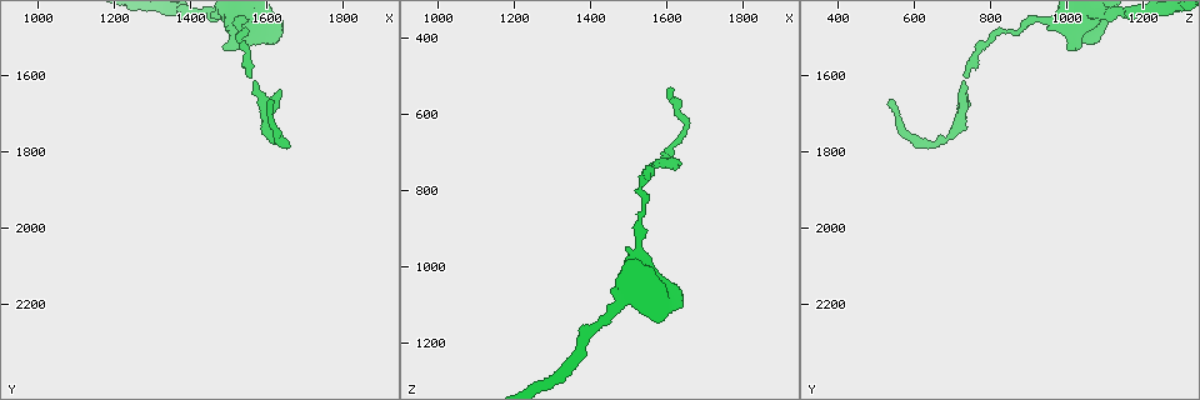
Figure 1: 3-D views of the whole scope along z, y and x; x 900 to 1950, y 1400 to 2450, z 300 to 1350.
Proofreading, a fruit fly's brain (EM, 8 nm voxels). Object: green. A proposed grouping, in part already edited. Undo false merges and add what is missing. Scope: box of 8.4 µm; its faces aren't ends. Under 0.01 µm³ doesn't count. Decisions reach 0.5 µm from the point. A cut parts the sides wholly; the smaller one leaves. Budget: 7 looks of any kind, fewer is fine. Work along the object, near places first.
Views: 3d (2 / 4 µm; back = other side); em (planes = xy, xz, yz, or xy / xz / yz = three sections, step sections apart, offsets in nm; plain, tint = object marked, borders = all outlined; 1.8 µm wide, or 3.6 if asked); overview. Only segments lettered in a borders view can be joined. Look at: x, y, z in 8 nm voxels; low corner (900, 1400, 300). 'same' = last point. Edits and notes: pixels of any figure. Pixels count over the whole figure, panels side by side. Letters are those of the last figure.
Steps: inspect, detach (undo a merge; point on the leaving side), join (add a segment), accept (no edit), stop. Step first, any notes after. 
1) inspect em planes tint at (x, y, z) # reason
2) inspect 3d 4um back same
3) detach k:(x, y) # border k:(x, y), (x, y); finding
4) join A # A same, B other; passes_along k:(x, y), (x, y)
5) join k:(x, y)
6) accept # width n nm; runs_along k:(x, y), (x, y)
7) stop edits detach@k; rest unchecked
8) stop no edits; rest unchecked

inspect em yz step 4 tint at (1565, 1615, 730) # an open end

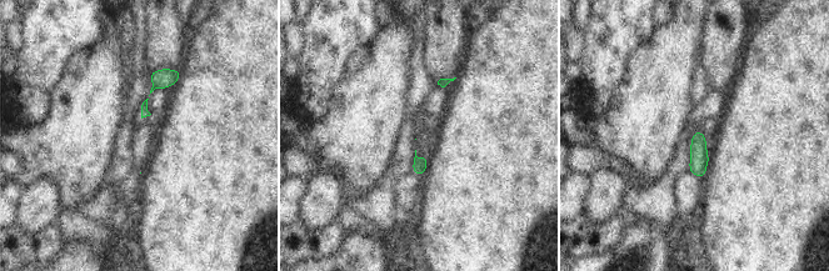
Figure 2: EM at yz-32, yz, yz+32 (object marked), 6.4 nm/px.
inspect em planes borders same # cut it another way

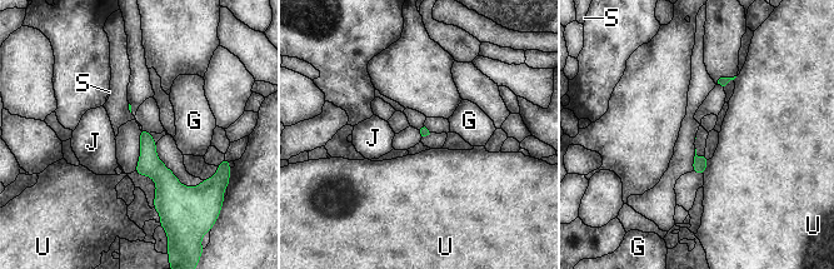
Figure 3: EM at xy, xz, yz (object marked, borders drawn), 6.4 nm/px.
accept # G other, J other, S other, U other; no lettered segment goes on from it

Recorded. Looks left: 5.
inspect em planes borders at (1650, 1785, 615) # sharp bend

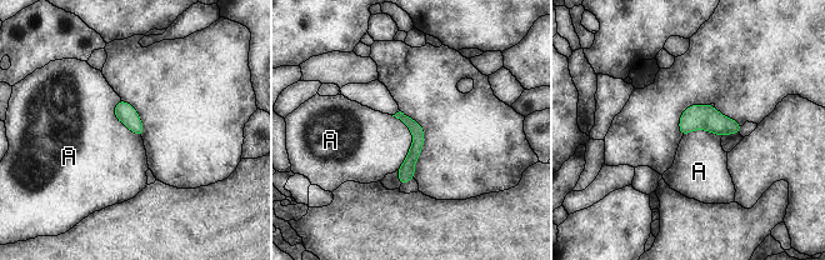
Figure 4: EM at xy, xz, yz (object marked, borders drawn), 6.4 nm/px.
accept # A other; border 4:(391, 115), (411, 135), (396, 169); one neuron here

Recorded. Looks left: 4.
inspect em planes borders at (1480, 1530, 1015) # free end

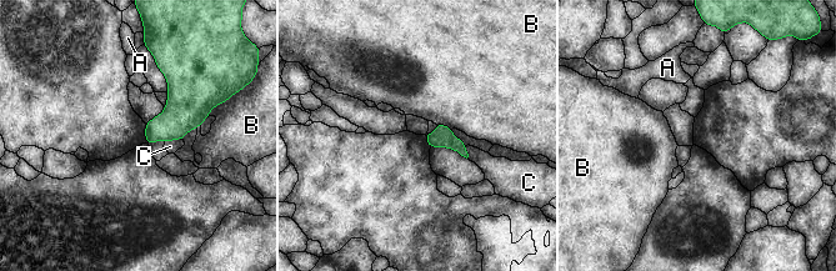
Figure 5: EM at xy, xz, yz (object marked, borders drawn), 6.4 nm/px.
accept # A other, B other, C other; border 5:(435, 123), (447, 125), (451, 129); none of them fits

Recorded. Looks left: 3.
stop no edits; rest unchecked

